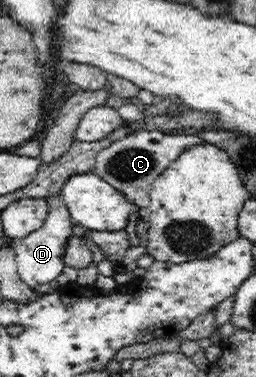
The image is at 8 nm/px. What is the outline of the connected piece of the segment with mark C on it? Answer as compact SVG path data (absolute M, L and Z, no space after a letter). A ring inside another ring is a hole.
M137 131L101 150L96 155L93 172L123 193L136 207L147 208L150 204L150 190L153 182L173 164L173 161L177 161L179 156L201 145L208 145L208 143L197 135Z

